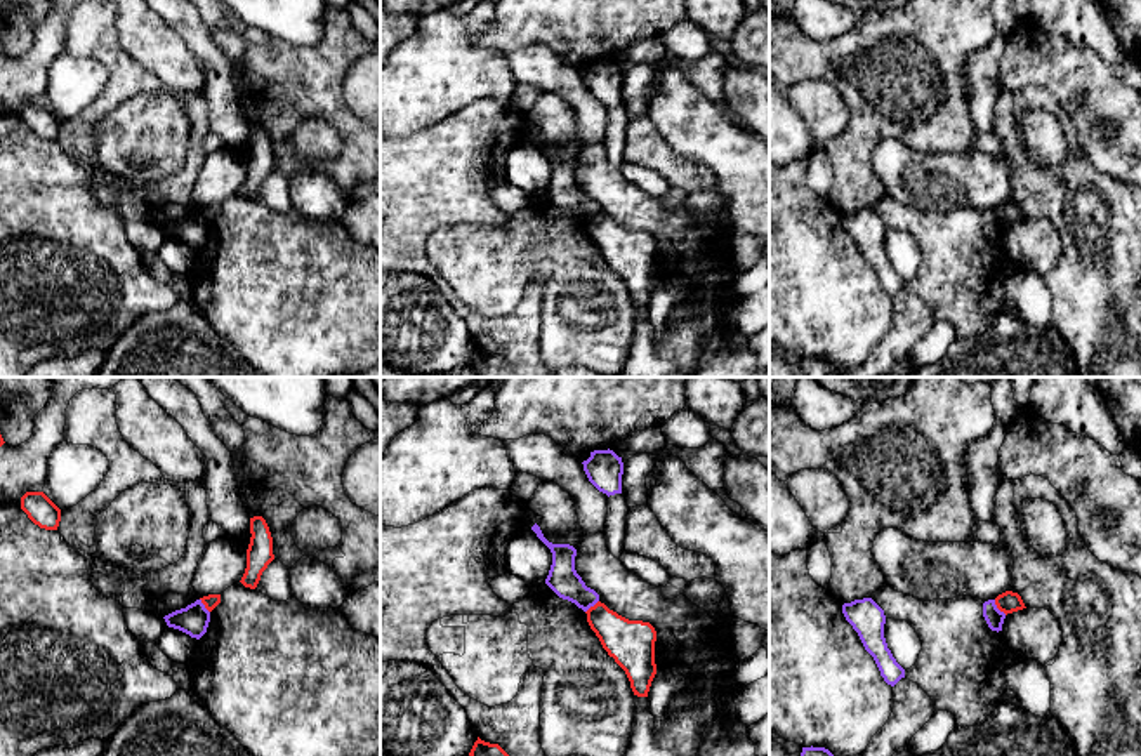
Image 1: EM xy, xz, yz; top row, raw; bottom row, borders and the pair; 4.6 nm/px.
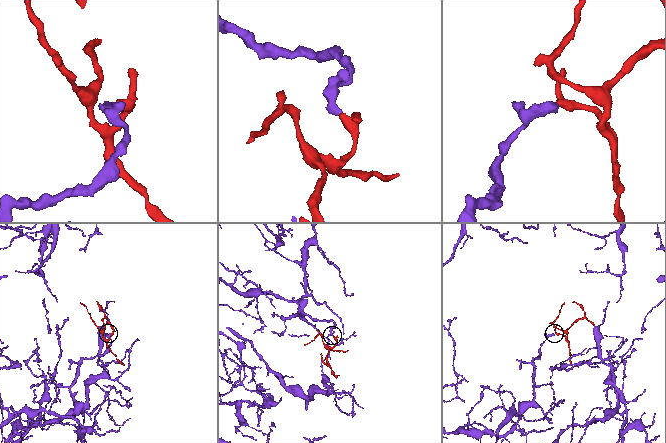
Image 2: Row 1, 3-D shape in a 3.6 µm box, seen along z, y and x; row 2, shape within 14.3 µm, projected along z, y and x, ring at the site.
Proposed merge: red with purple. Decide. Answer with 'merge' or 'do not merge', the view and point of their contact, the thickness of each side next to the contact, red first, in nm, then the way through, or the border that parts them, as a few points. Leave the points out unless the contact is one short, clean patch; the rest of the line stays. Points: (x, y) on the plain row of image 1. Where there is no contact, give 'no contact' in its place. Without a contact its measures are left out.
do not merge | yz (999, 219) | 100/90 nm | along yz (994, 211), (1006, 225)

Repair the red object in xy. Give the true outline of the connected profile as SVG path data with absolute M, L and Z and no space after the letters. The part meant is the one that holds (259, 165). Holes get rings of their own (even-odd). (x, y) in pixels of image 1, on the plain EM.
M262 127L250 129L250 155L247 160L247 179L241 188L245 198L255 200L262 182L274 170L273 148Z

